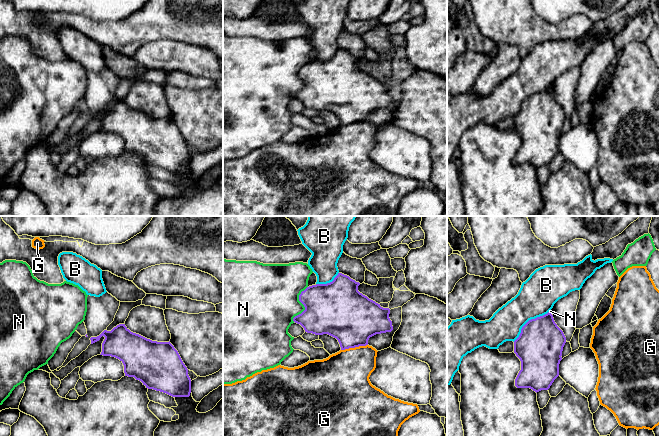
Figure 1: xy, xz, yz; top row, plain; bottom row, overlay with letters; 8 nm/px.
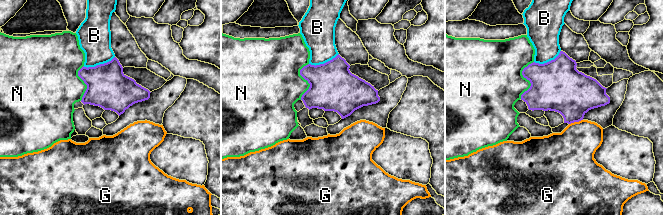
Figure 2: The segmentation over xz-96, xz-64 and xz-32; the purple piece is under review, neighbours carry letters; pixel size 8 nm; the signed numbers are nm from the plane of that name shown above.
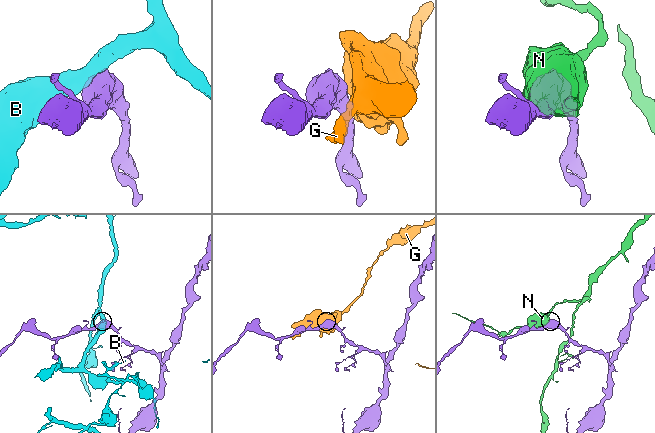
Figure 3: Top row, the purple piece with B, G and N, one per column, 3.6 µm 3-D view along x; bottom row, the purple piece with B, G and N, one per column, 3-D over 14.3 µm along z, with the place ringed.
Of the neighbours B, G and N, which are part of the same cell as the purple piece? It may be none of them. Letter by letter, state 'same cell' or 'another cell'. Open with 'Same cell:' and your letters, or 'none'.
Same cell: none
B: another cell
G: another cell
N: another cell

